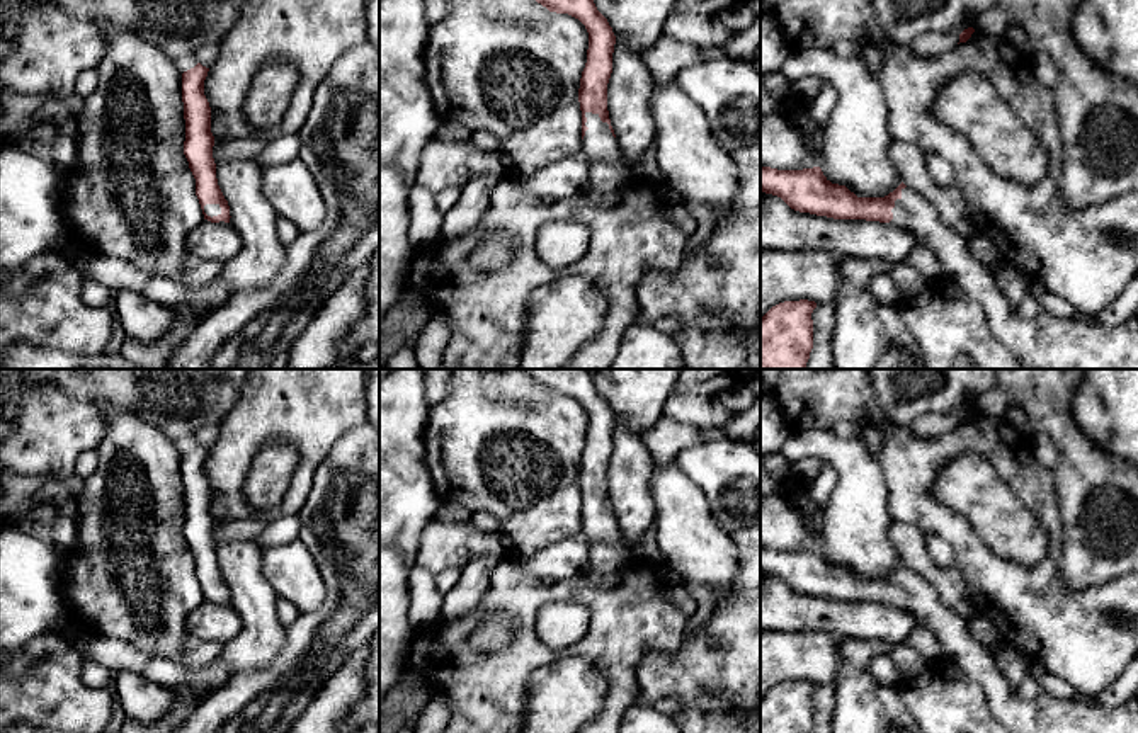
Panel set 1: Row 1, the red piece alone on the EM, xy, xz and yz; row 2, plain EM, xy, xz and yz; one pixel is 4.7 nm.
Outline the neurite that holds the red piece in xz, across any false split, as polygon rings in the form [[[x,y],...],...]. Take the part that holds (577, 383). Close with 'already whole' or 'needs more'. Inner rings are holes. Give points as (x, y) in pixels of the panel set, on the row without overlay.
[[[524,369],[549,393],[578,400],[589,413],[587,444],[582,452],[578,483],[582,492],[583,536],[592,543],[626,544],[607,492],[607,464],[612,454],[616,417],[597,391],[590,369]]] | needs more

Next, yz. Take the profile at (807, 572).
[[[760,548],[760,573],[781,578],[791,590],[799,594],[834,600],[879,602],[912,612],[920,626],[925,626],[939,638],[944,658],[983,687],[992,714],[1010,733],[1138,733],[1138,696],[1118,707],[1106,707],[1097,701],[1082,697],[1056,699],[1044,690],[1034,701],[1024,701],[1000,673],[993,653],[971,634],[970,619],[949,609],[934,587],[903,563],[885,578],[857,578],[845,566],[832,565],[820,548],[803,551]]] | needs more

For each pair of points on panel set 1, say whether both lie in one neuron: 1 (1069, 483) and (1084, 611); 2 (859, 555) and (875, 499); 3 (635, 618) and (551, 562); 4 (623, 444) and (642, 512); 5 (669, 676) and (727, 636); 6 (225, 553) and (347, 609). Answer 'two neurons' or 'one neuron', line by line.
1: two neurons
2: one neuron
3: two neurons
4: one neuron
5: one neuron
6: two neurons

